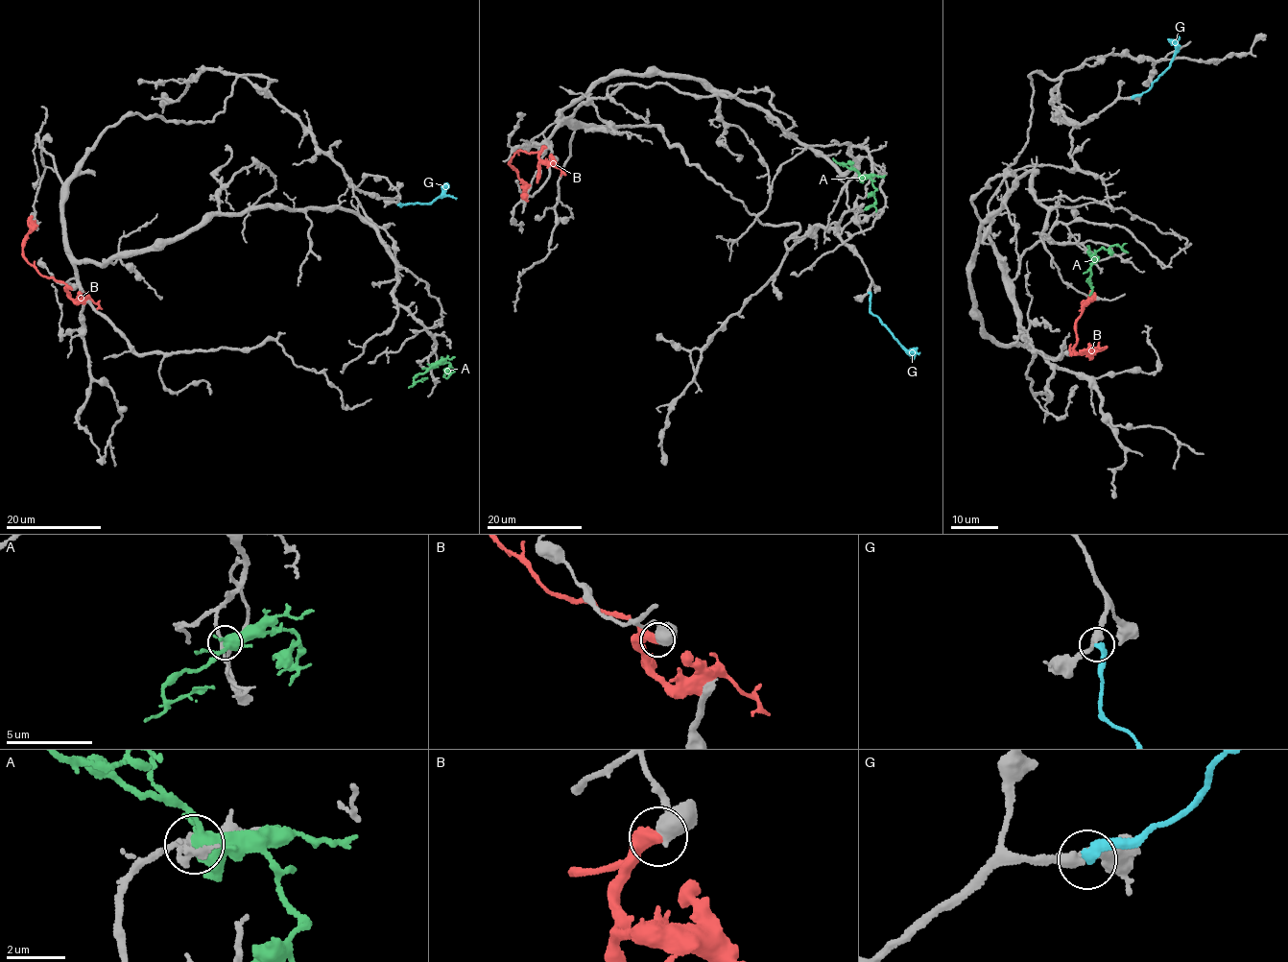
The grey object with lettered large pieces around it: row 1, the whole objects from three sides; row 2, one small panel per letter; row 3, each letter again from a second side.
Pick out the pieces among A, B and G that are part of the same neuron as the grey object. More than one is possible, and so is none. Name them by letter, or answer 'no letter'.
G

